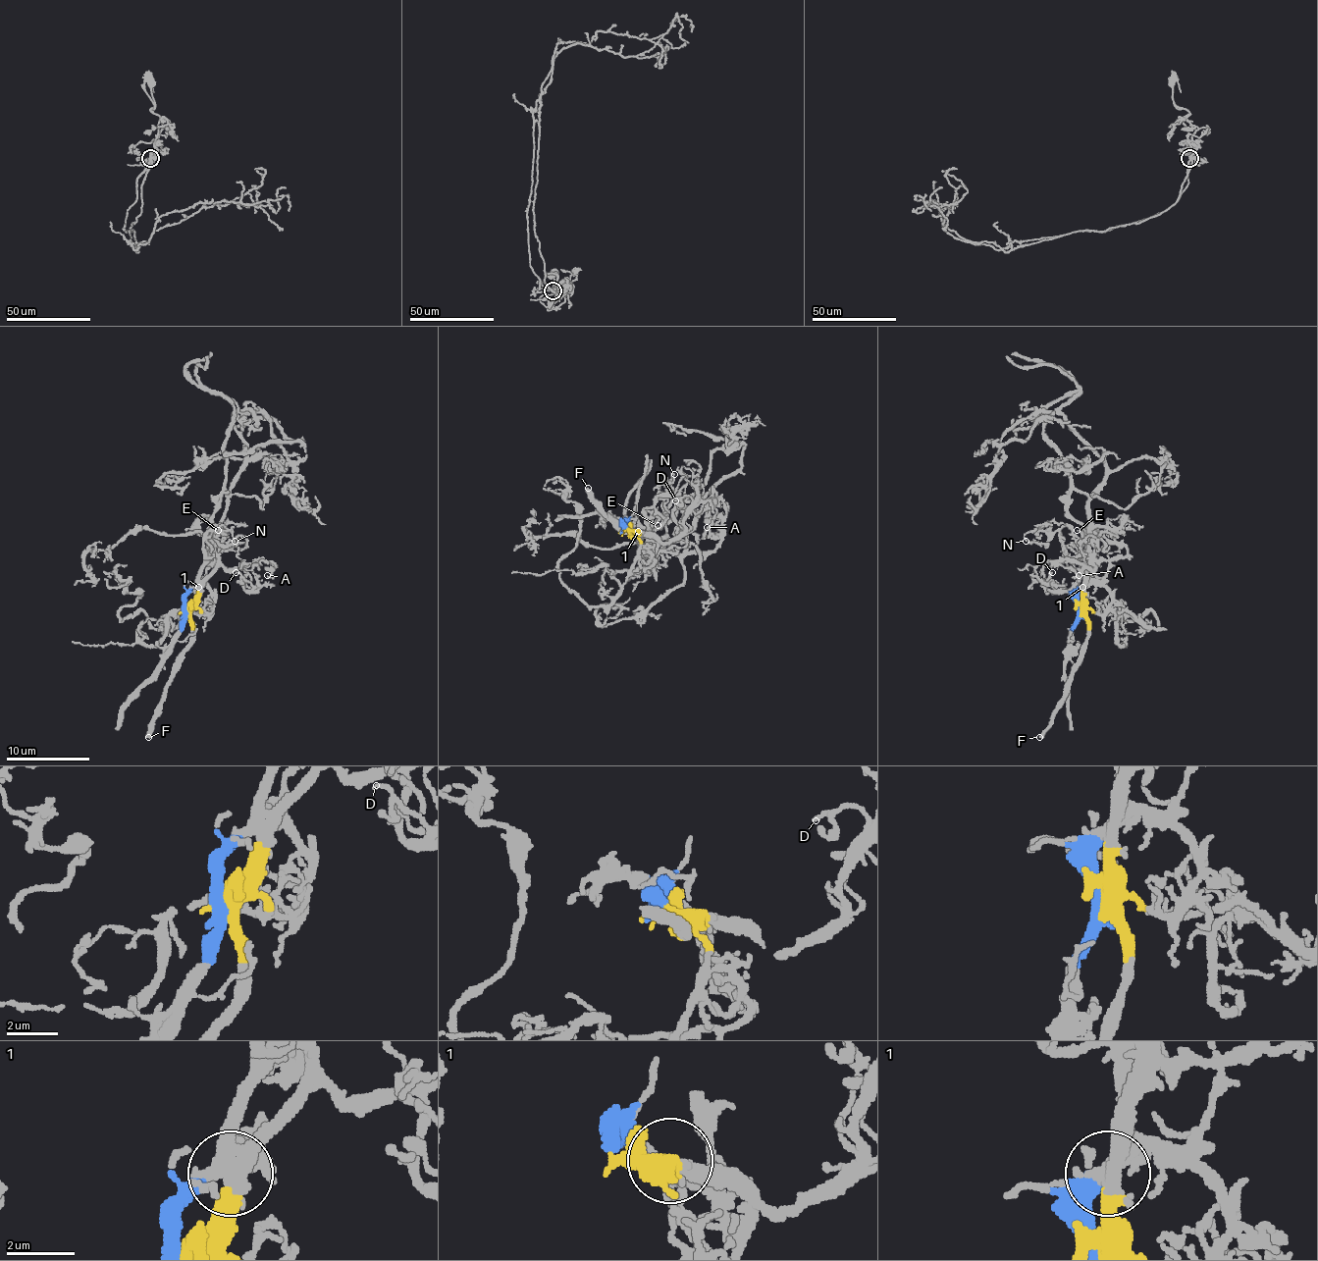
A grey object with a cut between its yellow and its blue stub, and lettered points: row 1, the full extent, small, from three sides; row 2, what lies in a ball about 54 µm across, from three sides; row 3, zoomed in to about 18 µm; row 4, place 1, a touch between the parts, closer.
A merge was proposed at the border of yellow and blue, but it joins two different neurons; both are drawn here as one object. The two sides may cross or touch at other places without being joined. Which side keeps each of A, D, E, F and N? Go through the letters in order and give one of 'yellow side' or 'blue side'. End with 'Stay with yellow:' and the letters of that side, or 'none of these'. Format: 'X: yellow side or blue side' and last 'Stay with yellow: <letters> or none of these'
A: yellow side
D: yellow side
E: blue side
F: yellow side
N: blue side
Stay with yellow: A, D, F

